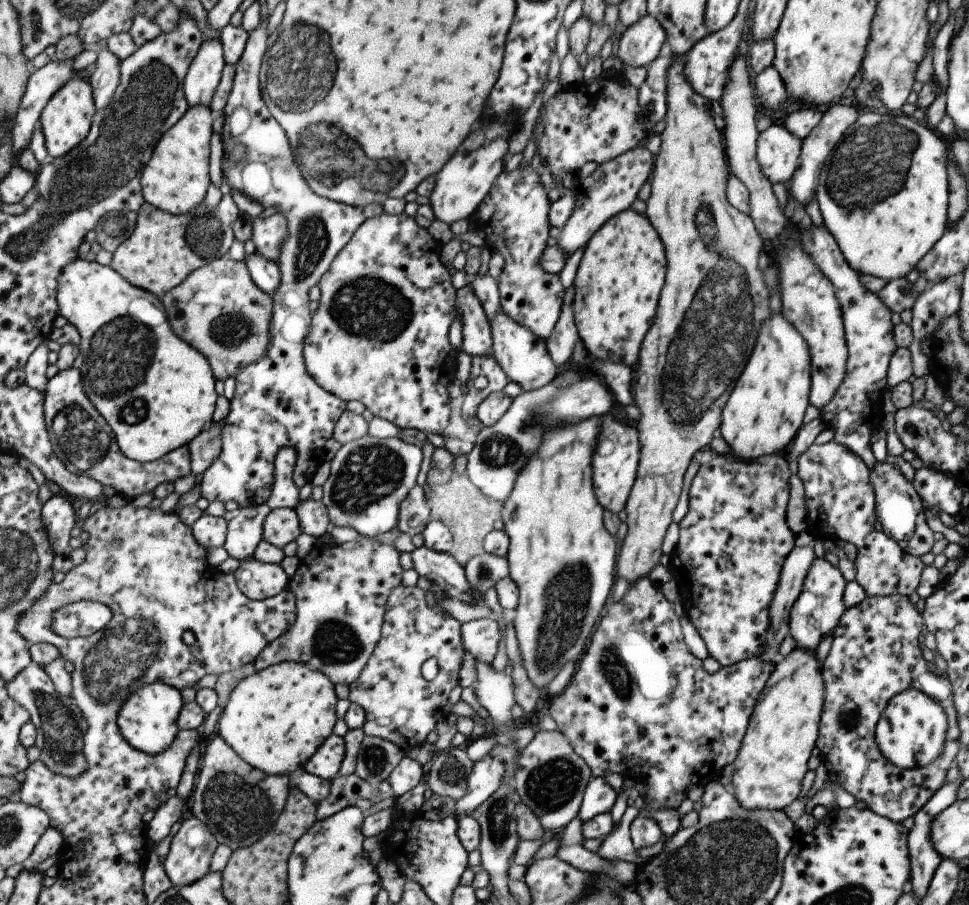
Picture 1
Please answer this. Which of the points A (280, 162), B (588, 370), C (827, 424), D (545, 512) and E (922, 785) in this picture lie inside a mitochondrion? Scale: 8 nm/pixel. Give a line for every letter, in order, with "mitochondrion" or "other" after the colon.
A: mitochondrion
B: other
C: other
D: other
E: other

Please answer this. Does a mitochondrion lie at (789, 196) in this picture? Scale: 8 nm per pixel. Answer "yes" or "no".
no

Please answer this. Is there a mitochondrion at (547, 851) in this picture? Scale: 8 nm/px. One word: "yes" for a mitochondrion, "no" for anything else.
no

